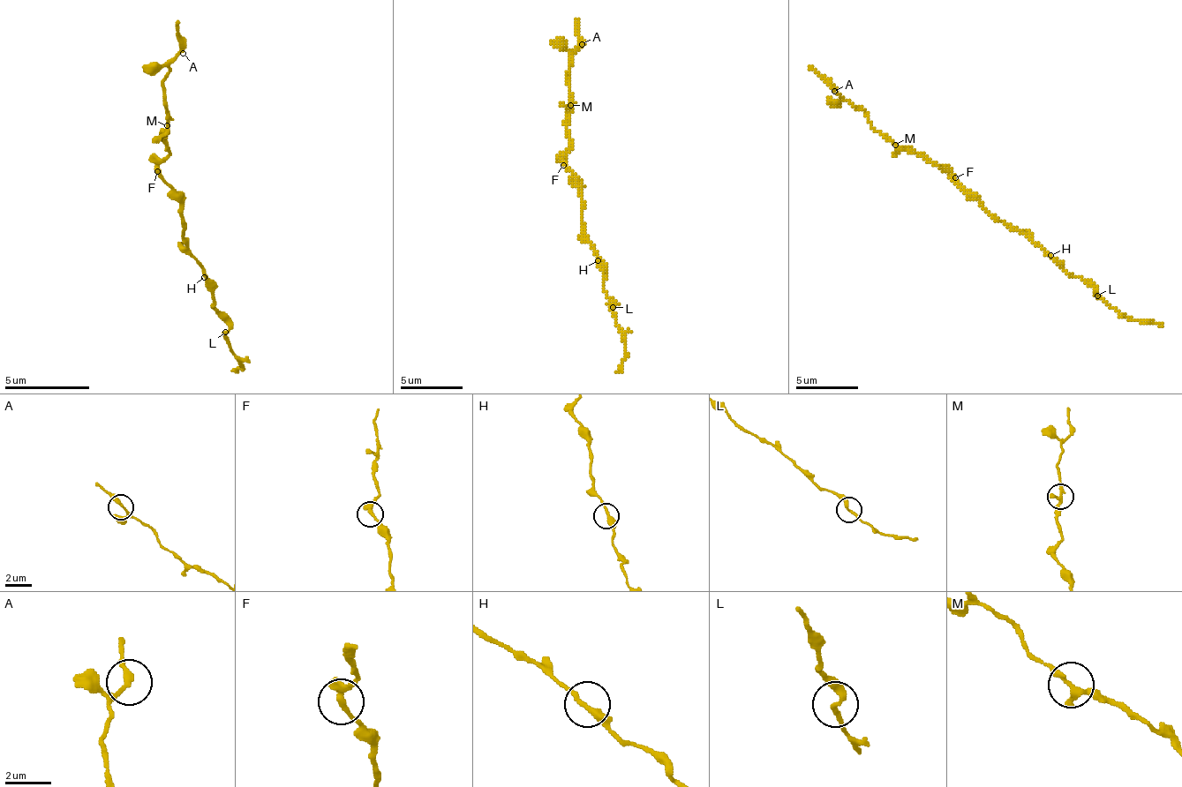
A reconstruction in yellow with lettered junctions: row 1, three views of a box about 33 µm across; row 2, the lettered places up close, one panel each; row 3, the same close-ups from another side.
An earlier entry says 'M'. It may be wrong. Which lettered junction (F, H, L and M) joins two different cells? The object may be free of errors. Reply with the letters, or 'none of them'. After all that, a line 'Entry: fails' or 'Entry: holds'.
M
Entry: holds

